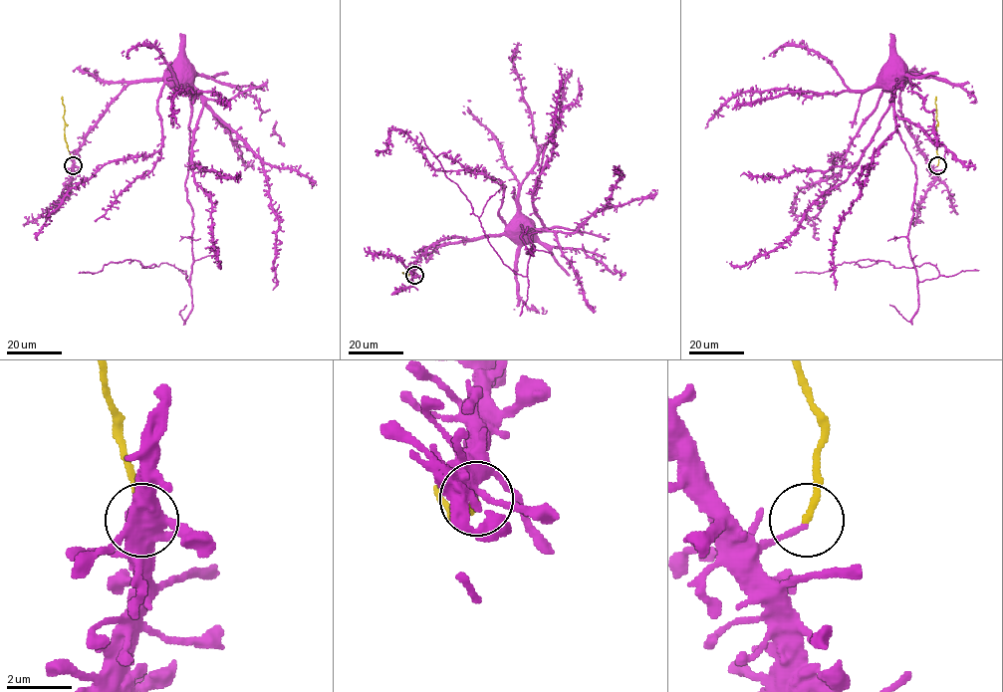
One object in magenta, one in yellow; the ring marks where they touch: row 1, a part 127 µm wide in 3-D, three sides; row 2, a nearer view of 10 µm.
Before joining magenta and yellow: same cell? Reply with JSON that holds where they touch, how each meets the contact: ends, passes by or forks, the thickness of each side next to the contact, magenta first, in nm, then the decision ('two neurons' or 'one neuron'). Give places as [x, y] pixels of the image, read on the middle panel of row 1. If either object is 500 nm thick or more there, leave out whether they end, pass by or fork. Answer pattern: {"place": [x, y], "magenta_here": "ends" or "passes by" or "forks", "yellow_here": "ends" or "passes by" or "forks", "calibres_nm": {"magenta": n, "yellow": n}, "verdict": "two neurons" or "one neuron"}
{"place": [414, 275], "magenta_here": "ends", "yellow_here": "ends", "calibres_nm": {"magenta": 140, "yellow": 190}, "verdict": "two neurons"}

